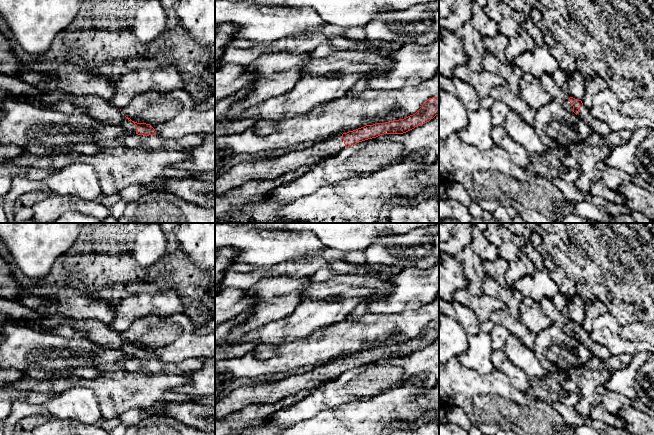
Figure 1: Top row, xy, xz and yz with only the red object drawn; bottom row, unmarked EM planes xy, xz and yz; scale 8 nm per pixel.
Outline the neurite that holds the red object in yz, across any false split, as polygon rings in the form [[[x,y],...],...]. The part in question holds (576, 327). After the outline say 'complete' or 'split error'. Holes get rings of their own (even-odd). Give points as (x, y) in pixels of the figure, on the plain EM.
[[[570,321],[569,326],[573,330],[573,336],[590,351],[593,357],[605,361],[612,356],[606,347],[591,339],[590,334],[583,329],[581,324]]] | split error

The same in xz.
[[[433,321],[428,323],[415,338],[404,343],[366,349],[315,367],[309,372],[296,373],[281,380],[240,385],[215,403],[215,420],[238,412],[248,405],[273,404],[288,396],[295,395],[301,390],[317,389],[326,383],[335,381],[345,371],[380,359],[406,357],[429,346],[438,338],[439,321]]] | split error

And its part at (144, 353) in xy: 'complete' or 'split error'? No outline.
split error

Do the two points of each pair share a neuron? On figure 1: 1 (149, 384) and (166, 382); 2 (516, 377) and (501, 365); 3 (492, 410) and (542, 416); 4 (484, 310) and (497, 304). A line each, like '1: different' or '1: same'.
1: same
2: same
3: same
4: same

